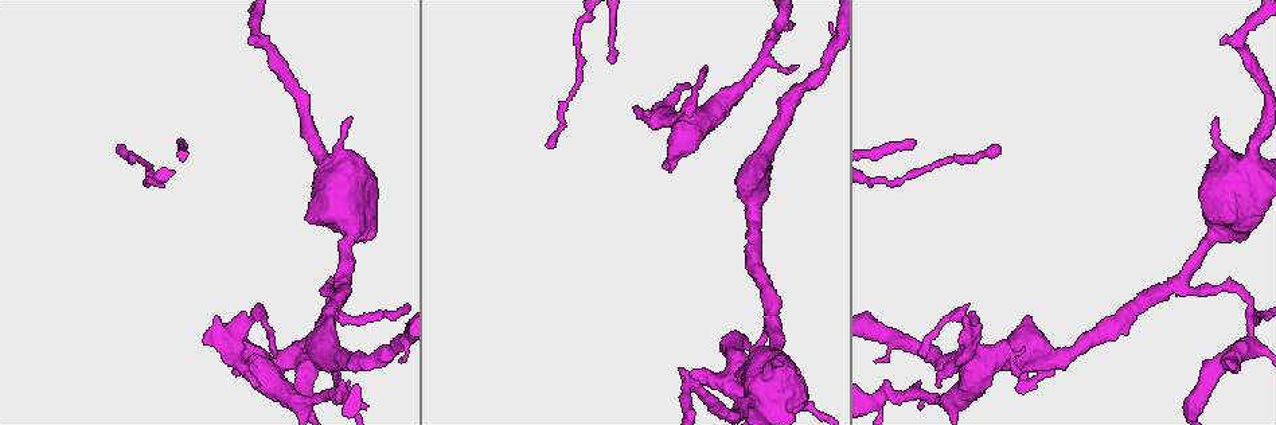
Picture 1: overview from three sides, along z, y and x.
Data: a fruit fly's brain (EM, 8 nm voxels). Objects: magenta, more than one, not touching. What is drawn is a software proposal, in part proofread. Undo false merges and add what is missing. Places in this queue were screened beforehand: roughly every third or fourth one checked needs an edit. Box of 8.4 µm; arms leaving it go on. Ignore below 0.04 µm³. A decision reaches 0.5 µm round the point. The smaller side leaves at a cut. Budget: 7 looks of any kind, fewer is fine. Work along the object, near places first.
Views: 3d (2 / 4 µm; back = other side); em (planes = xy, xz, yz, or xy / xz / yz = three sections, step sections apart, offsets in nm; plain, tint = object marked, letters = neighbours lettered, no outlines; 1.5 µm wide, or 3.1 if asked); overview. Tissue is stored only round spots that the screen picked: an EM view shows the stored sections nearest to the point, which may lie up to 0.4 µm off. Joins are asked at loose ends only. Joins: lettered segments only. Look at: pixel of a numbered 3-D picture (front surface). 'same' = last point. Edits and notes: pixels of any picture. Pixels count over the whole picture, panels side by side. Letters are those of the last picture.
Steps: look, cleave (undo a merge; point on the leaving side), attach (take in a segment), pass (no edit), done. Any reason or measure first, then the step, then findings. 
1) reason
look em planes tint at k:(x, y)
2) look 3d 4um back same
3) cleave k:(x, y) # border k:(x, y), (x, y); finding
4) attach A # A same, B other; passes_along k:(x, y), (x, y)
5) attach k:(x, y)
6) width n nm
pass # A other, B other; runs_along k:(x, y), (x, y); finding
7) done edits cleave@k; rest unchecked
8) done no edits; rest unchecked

free end
look 3d 2um at 1:(938, 388)

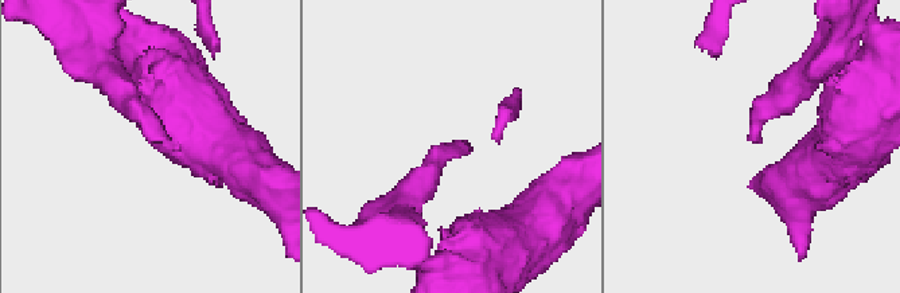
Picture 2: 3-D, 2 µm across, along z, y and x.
now the EM
look em planes plain at 2:(469, 153)

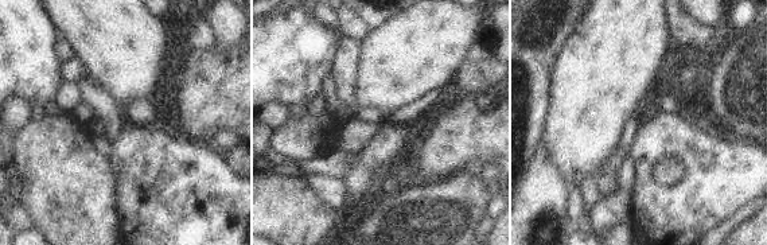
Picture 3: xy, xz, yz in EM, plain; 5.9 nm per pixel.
look em planes letters same

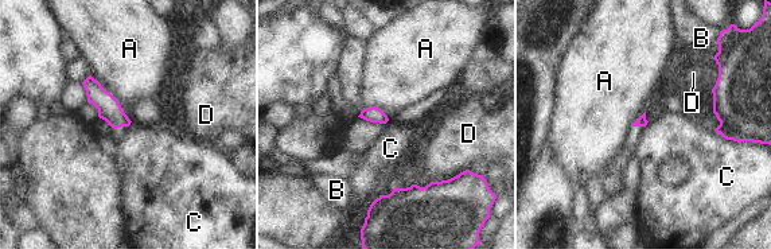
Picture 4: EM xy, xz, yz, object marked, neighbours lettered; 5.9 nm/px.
pass # A other, B other, C other, D other; border 4:(713, 129), (724, 137), (736, 141); no lettered segment goes on from it

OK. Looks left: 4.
look em yz step 8 letters at 1:(781, 25)

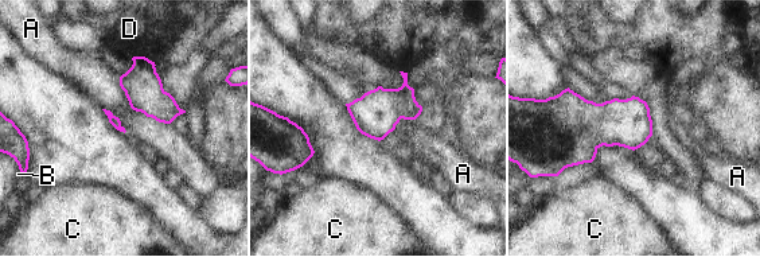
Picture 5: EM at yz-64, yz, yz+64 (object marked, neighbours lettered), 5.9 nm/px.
look em planes letters same

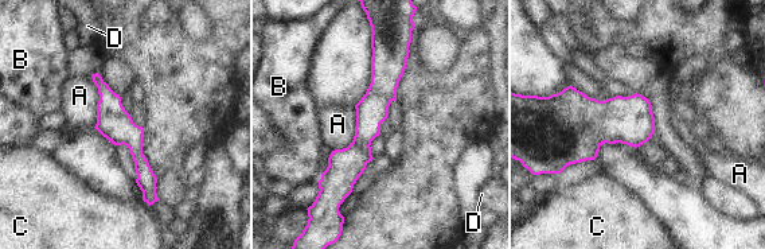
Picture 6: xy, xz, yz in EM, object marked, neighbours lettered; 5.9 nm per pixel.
pass # A other, B other, C other, D other; continuous, no second cell

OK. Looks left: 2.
thin end
look 3d 4um at 1:(782, 366)

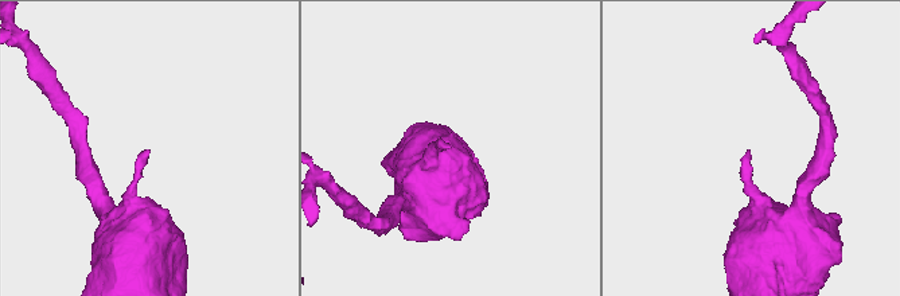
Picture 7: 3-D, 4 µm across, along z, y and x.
need the tissue
look em planes letters at 7:(750, 150)

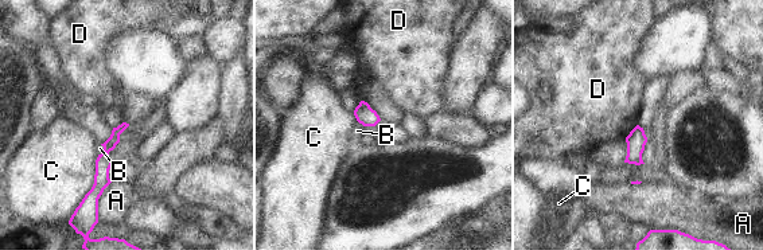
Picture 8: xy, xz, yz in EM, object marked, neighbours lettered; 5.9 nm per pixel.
longest_contact C 320 nm
pass # A other, B other, C other, D other; no lettered segment goes on from it

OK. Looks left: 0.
done no edits; rest unchecked

